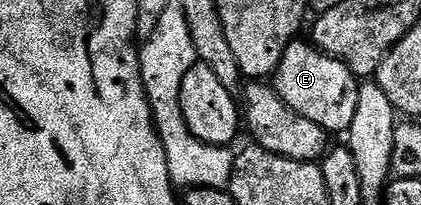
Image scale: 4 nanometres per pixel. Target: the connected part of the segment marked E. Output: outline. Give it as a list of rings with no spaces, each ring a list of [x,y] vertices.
[[[293,41],[287,44],[280,57],[280,63],[274,70],[272,86],[280,101],[284,101],[288,109],[296,109],[300,117],[316,121],[316,125],[320,125],[328,133],[349,132],[352,117],[356,117],[359,80],[350,72],[348,65],[325,55],[313,42]]]

